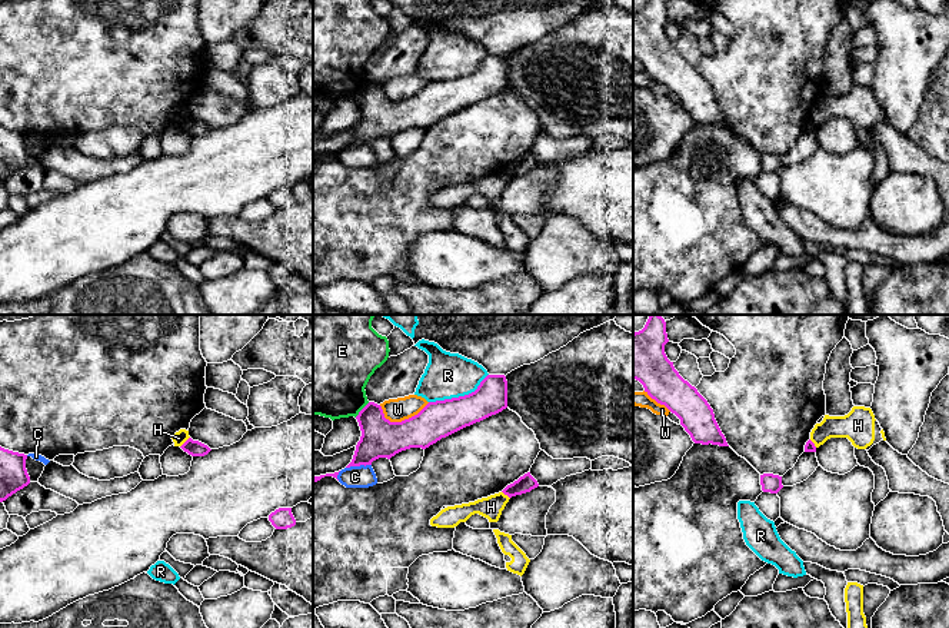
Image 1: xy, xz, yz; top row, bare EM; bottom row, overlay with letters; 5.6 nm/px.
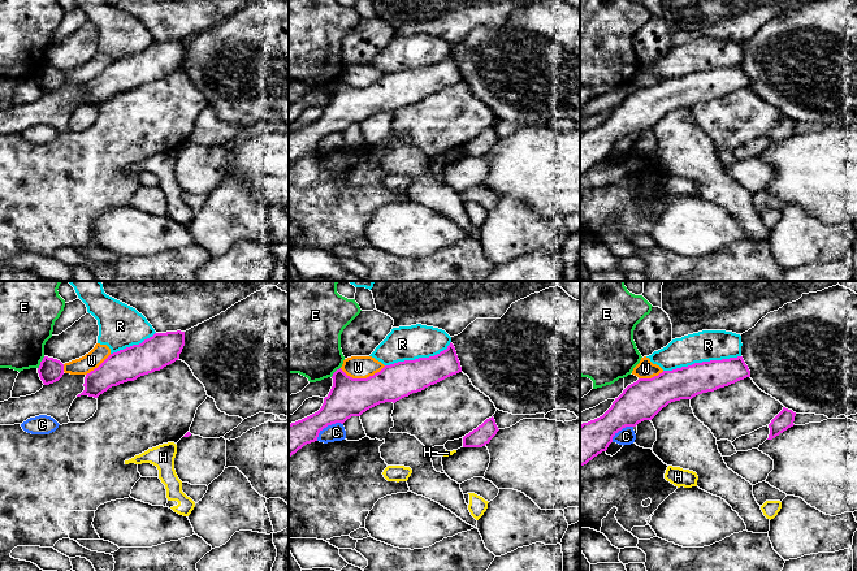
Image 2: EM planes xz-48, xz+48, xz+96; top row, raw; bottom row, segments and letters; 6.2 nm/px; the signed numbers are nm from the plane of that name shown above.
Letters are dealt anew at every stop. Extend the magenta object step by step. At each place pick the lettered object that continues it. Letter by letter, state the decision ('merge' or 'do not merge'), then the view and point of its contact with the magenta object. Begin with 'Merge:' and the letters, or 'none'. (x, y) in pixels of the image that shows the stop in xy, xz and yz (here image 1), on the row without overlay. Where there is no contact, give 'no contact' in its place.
Merge: none
C: do not merge | xz (358, 145)
E: do not merge | xz (362, 89)
H: do not merge | xy (185, 122)
R: do not merge | xz (459, 76)
W: do not merge | xz (402, 100)

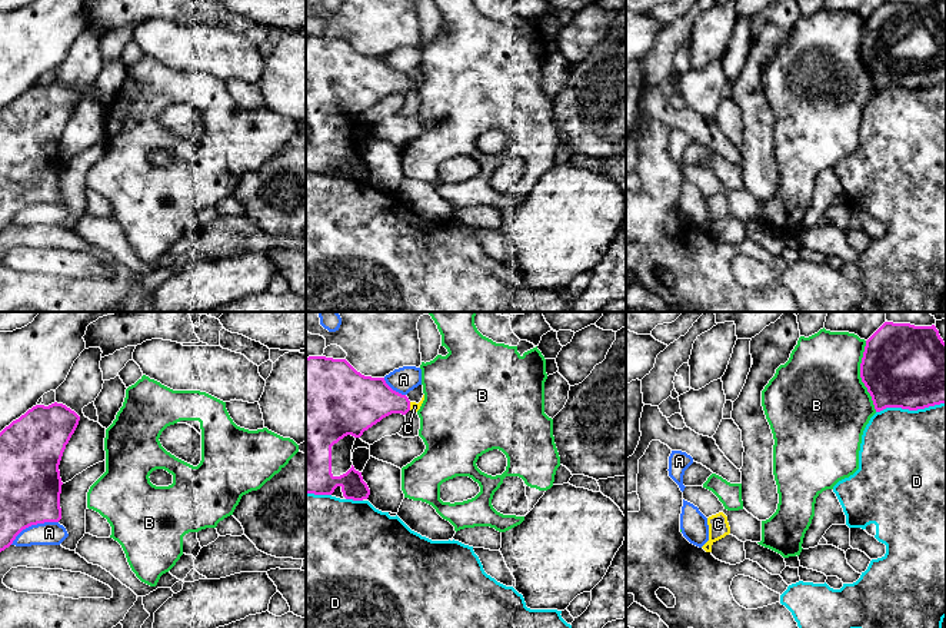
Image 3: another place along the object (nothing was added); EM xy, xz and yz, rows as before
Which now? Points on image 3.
Merge: C
A: do not merge | xy (33, 203)
B: do not merge | yz (860, 56)
C: merge | xz (409, 86)
D: do not merge | yz (910, 89)

